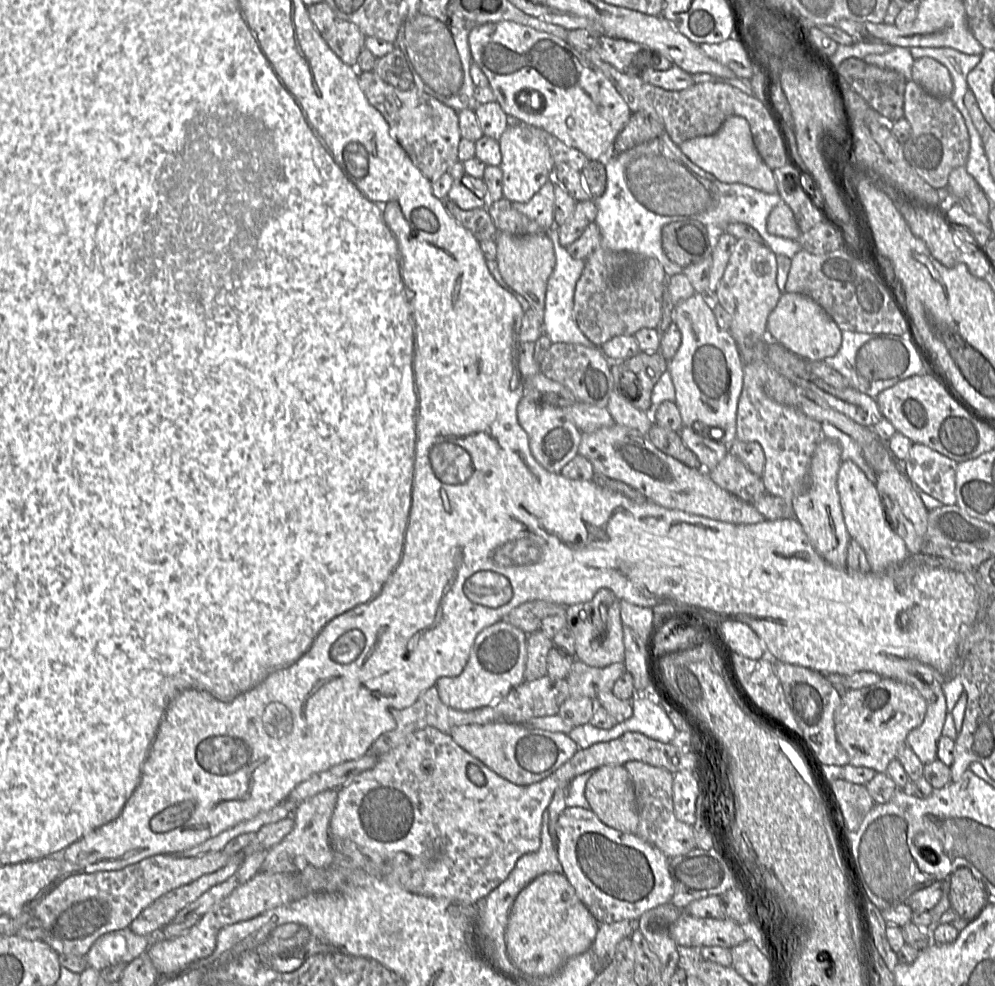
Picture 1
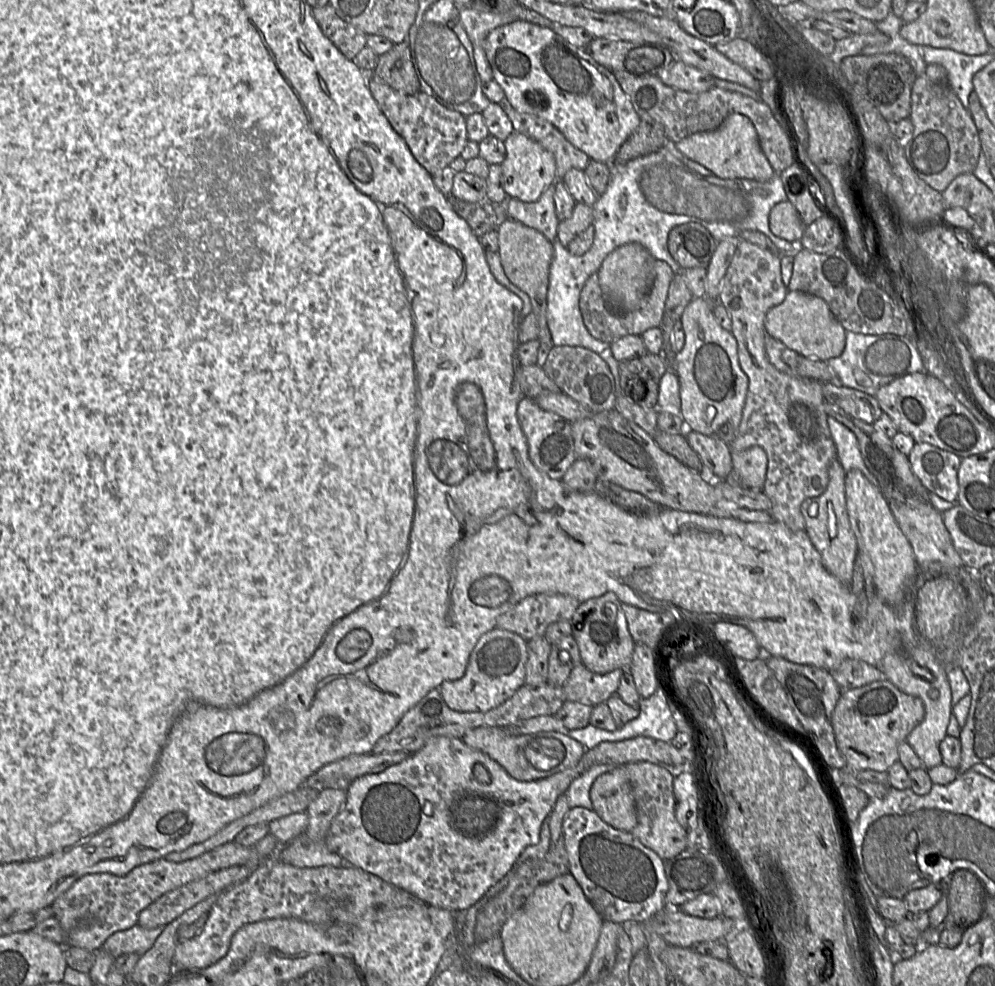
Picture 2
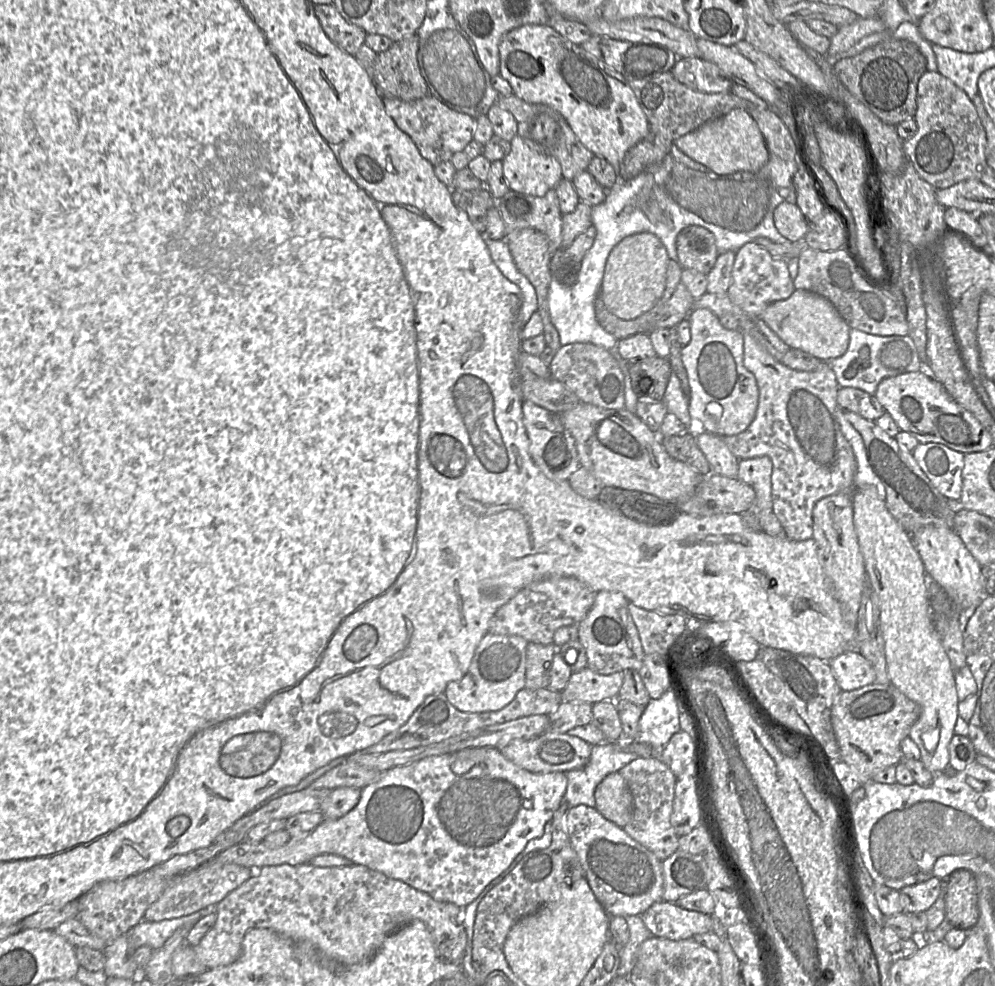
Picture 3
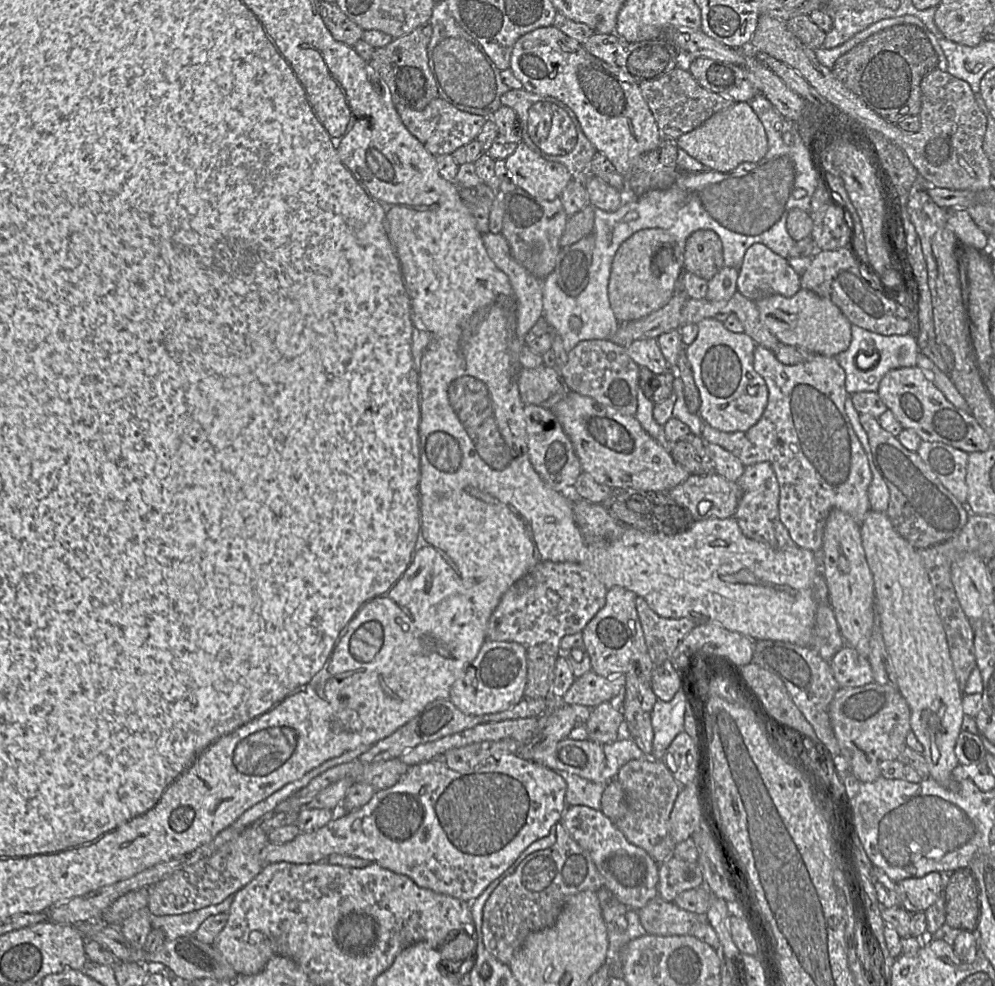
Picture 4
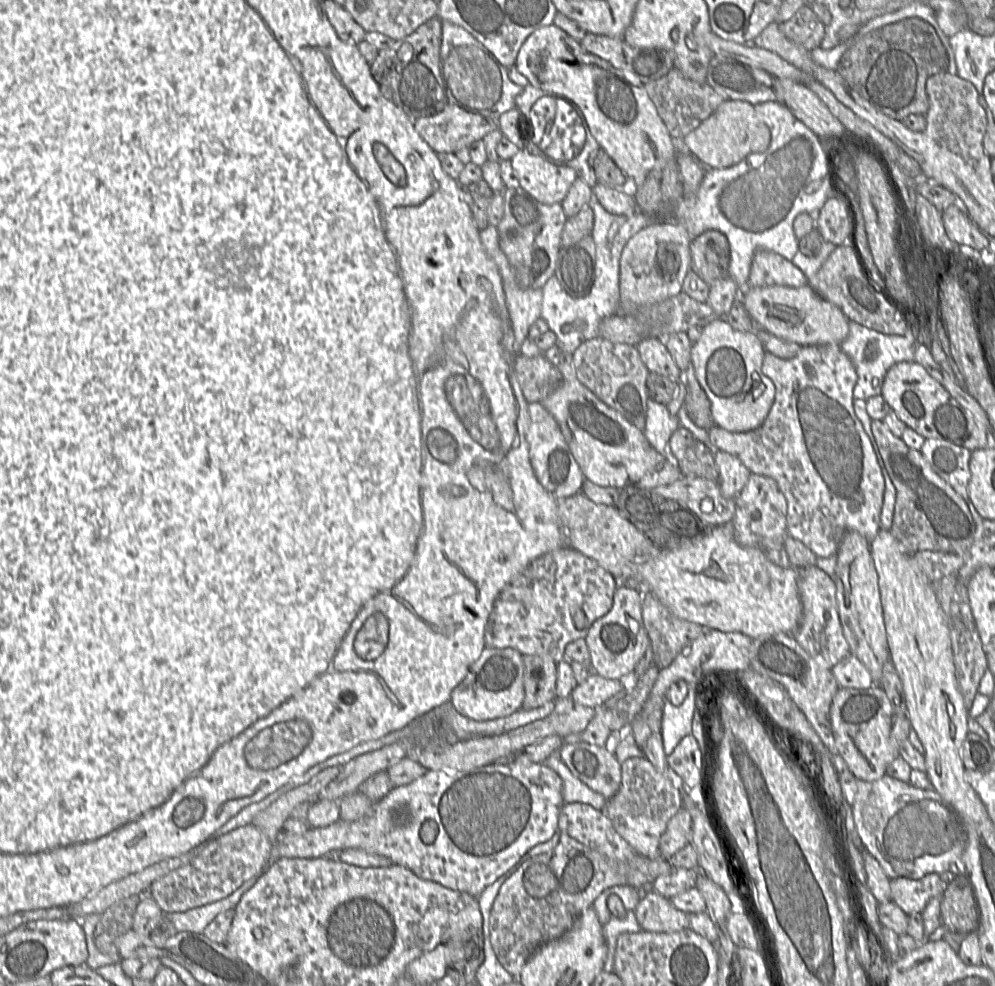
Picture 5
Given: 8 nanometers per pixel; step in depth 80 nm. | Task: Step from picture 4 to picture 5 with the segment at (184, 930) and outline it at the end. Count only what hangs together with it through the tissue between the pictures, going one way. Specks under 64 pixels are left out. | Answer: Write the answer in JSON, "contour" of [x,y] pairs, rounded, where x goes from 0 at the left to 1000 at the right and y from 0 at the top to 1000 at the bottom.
{"contour":[[[257,887],[246,894],[230,909],[201,920],[190,922],[186,925],[165,927],[175,937],[178,945],[203,946],[207,939],[222,925],[236,921],[244,907],[250,903],[260,888]]]}

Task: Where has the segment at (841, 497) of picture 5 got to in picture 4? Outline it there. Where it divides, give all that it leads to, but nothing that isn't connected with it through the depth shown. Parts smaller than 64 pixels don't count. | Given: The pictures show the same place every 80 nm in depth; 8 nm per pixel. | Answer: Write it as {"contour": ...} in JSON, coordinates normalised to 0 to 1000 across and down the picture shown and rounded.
{"contour":[[[760,350],[758,355],[757,372],[768,384],[772,395],[771,412],[763,427],[745,438],[726,438],[707,430],[705,443],[710,449],[720,450],[736,459],[749,474],[773,469],[784,497],[783,528],[801,554],[825,560],[829,530],[835,517],[843,516],[863,531],[875,517],[872,495],[876,488],[876,478],[873,463],[849,417],[849,408],[853,403],[849,394],[849,376],[839,362],[821,359],[816,359],[807,368],[788,370],[780,364],[778,357],[764,350]]]}

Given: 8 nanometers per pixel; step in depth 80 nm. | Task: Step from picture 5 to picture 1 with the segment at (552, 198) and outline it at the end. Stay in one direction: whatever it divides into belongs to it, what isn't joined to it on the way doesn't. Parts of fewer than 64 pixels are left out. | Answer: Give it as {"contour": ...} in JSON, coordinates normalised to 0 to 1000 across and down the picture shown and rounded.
{"contour":[[[513,125],[501,142],[504,153],[505,194],[513,205],[531,205],[552,183],[557,183],[558,165],[552,149],[526,125]]]}

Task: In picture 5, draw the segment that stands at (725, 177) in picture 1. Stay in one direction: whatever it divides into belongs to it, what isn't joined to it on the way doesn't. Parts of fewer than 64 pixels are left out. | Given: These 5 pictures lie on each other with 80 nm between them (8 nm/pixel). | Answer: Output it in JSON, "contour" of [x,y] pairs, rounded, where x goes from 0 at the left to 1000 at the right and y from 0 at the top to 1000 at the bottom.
{"contour":[[[731,100],[686,143],[710,171],[735,169],[752,157],[768,154],[774,146],[774,133],[762,121],[758,108],[750,102]]]}

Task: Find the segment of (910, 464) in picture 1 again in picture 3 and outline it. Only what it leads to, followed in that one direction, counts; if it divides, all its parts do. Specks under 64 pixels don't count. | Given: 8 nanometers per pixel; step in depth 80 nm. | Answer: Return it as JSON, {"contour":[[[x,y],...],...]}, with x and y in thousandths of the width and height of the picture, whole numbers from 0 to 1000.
{"contour":[[[923,449],[917,458],[925,475],[950,504],[965,507],[970,460],[945,449]]]}

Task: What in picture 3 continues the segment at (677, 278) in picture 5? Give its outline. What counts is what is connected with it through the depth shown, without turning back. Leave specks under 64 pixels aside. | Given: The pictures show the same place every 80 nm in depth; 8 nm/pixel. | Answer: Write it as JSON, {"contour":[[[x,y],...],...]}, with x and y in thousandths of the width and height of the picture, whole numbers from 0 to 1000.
{"contour":[[[653,235],[628,240],[613,256],[602,301],[609,312],[625,325],[635,325],[652,315],[665,300],[673,262],[664,243]]]}

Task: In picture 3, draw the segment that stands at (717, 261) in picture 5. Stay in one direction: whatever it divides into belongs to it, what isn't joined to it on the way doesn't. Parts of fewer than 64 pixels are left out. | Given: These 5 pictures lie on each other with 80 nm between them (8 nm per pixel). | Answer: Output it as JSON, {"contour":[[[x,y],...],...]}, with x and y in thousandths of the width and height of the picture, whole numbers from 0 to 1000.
{"contour":[[[702,228],[690,229],[681,236],[679,252],[681,266],[687,273],[709,279],[716,274],[723,259],[718,238]]]}

